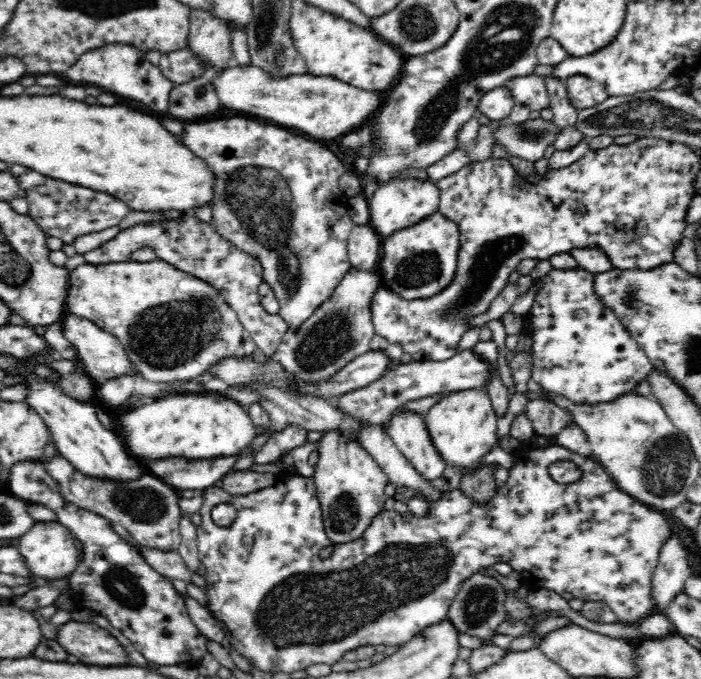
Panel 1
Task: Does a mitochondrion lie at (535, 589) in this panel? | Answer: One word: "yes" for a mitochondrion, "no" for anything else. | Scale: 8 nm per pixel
no

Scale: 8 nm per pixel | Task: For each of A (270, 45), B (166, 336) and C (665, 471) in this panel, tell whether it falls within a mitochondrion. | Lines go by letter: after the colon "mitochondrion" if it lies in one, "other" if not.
A: mitochondrion
B: mitochondrion
C: mitochondrion

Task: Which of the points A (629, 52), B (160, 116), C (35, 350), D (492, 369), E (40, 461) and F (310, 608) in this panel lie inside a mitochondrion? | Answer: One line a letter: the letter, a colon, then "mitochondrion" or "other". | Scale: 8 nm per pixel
A: other
B: other
C: other
D: other
E: other
F: mitochondrion

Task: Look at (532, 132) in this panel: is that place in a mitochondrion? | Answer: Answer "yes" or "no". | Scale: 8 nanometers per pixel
yes

